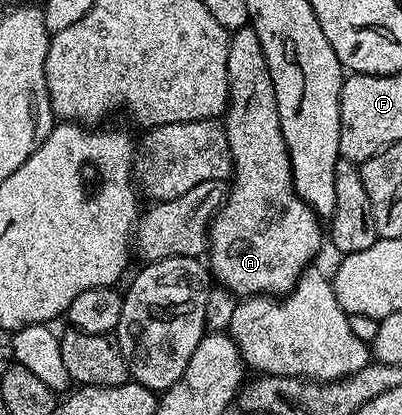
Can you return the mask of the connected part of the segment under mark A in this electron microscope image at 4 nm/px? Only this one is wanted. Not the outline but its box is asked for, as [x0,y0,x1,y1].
[208,25,324,297]

